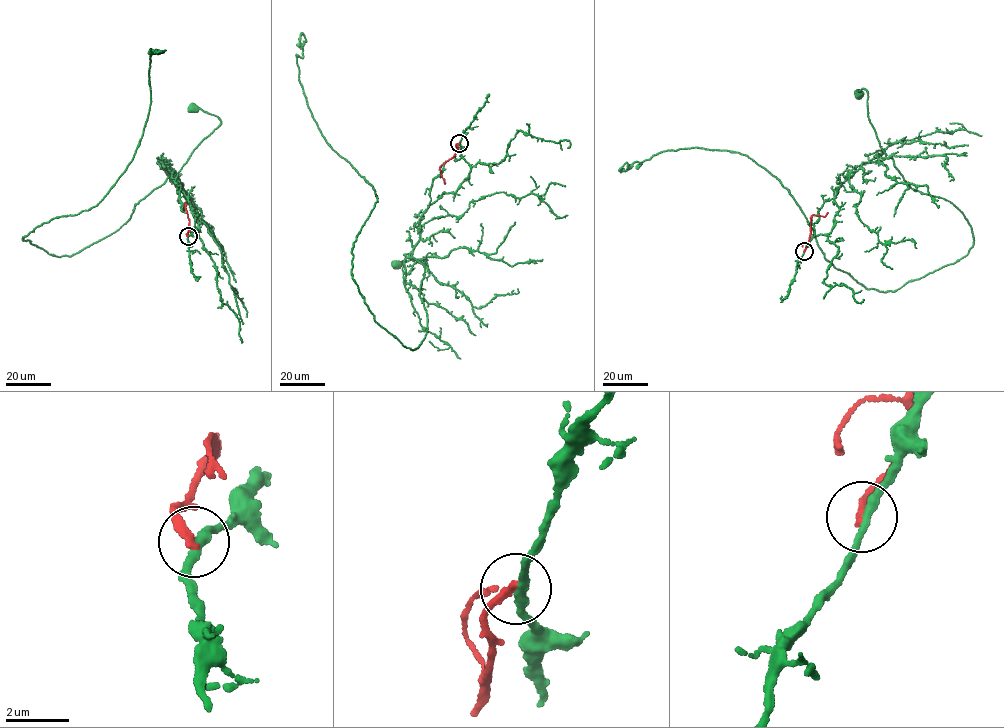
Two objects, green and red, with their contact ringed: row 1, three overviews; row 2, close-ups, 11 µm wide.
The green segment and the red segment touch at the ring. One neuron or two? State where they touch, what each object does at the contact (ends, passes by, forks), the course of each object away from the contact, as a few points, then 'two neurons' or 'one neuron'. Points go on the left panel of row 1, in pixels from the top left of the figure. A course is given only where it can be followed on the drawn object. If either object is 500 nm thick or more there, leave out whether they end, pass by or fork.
at (188, 236); green passes by; red ends there; green runs (187, 236), (194, 230), (198, 236), (198, 221), (171, 169), (162, 167), (174, 175), (220, 124), (192, 108); red runs (187, 236), (190, 219), (186, 203), (183, 207), (186, 208); two neurons

